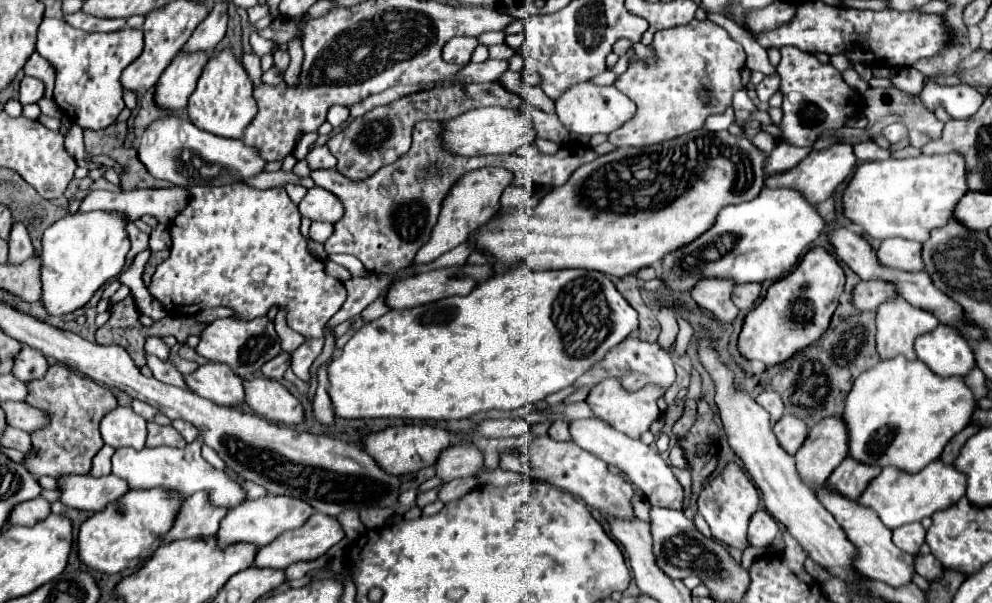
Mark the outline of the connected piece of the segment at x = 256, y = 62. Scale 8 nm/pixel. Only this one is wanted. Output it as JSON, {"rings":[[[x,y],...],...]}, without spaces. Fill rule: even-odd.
{"rings":[[[242,54],[240,62],[242,62],[244,70],[248,72],[250,80],[254,82],[254,86],[262,84],[262,80],[260,80],[260,76],[262,76],[262,70],[260,70],[260,58],[258,58],[256,54]]]}

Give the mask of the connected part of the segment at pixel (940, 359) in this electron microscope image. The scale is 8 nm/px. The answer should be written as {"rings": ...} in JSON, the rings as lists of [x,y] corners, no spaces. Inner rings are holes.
{"rings":[[[940,324],[934,332],[918,336],[916,354],[938,376],[962,376],[976,364],[974,352],[958,328],[946,324]]]}

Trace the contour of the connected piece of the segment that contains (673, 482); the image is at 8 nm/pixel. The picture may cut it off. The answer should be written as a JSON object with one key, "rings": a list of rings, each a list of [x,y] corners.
{"rings":[[[590,418],[590,420],[574,420],[570,424],[570,434],[574,438],[574,442],[588,450],[590,454],[602,458],[606,464],[616,466],[622,470],[622,474],[628,478],[628,482],[636,484],[648,498],[648,502],[652,506],[662,506],[662,508],[672,508],[672,510],[684,510],[684,488],[680,486],[680,482],[676,480],[676,476],[672,474],[672,468],[660,458],[660,454],[656,450],[652,450],[650,446],[642,444],[640,440],[628,438],[626,434],[610,428],[606,422],[598,420],[598,418]]]}

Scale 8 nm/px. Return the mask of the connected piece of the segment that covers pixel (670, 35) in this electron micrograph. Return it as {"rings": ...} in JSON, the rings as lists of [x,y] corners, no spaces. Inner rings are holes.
{"rings":[[[692,20],[686,26],[674,26],[674,28],[666,28],[654,34],[654,42],[652,48],[656,52],[654,60],[644,60],[642,64],[636,60],[628,66],[628,70],[616,80],[616,88],[620,92],[624,92],[634,104],[636,104],[636,116],[626,122],[622,128],[618,128],[618,132],[612,132],[608,136],[608,140],[614,146],[652,146],[652,144],[660,144],[672,138],[678,138],[682,134],[700,130],[704,120],[712,114],[722,114],[726,110],[726,106],[730,106],[732,102],[732,94],[736,90],[742,90],[742,82],[740,82],[740,70],[746,64],[746,54],[742,50],[742,46],[738,42],[734,42],[732,38],[728,38],[728,32],[724,28],[720,28],[718,24],[710,22],[710,20]],[[700,90],[708,90],[710,98],[702,100],[700,98]]]}

